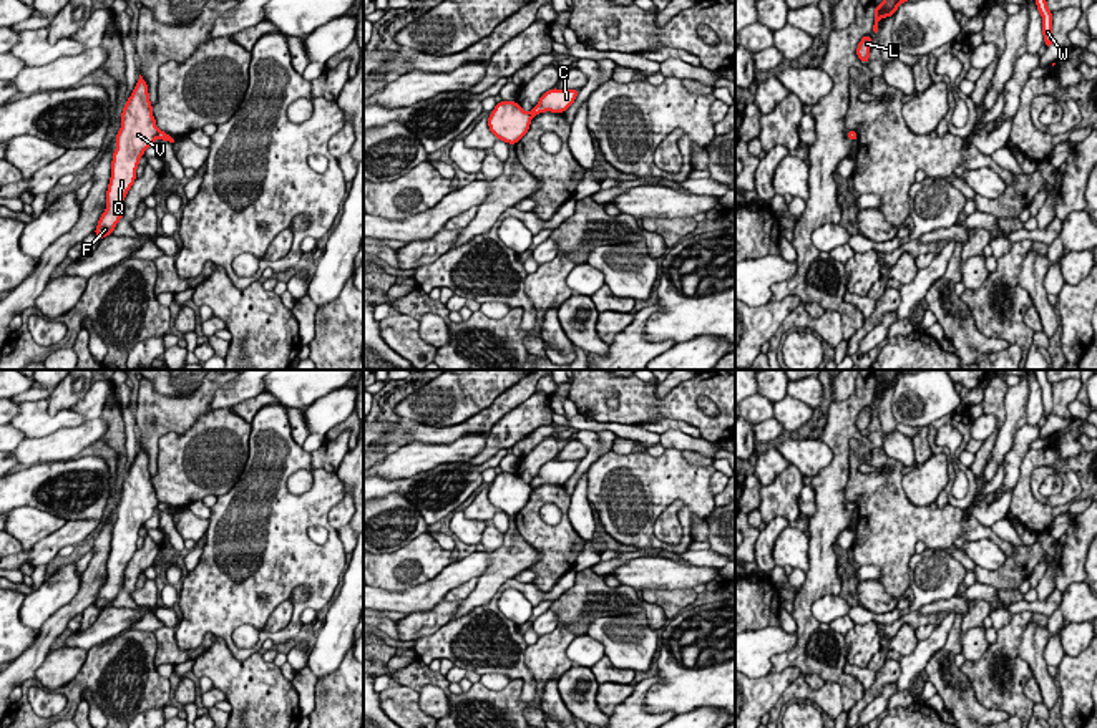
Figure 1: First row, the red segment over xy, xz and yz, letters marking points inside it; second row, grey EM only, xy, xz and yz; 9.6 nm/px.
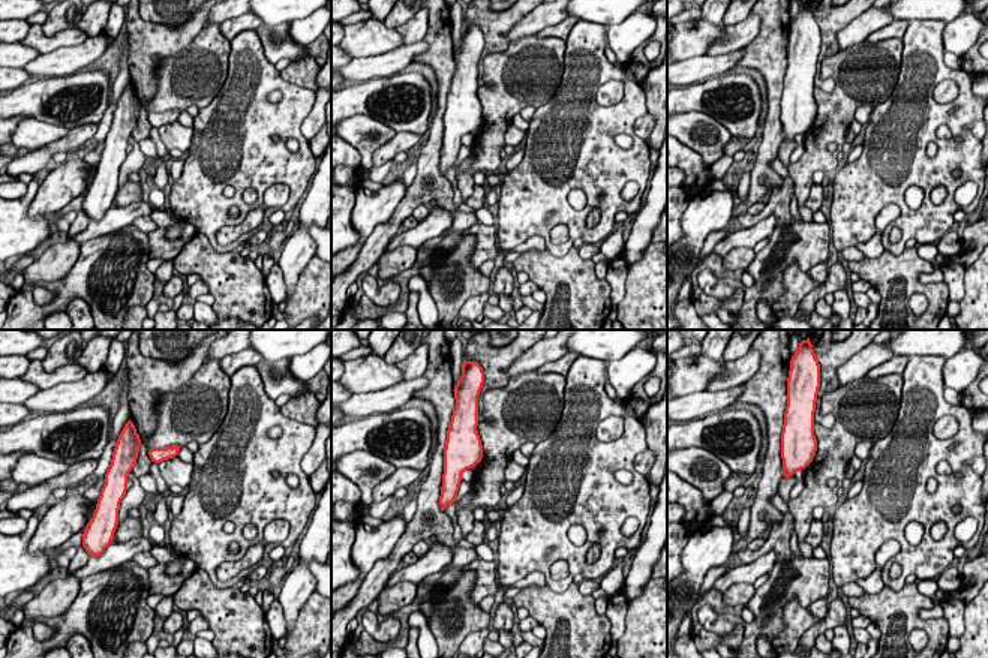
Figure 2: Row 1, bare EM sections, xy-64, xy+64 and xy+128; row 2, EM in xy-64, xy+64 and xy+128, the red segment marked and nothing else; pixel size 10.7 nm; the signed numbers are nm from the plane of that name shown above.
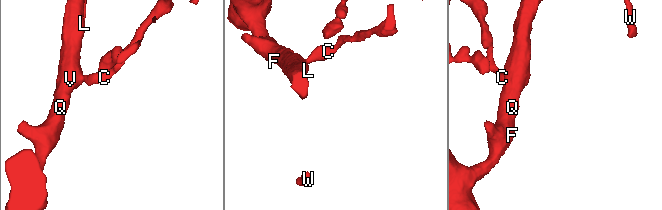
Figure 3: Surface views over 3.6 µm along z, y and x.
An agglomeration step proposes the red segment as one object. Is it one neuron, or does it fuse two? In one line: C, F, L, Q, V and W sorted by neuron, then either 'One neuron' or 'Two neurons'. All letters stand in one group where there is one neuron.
Groups: C / F L Q V W. Two neurons

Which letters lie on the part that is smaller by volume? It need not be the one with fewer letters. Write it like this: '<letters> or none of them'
C

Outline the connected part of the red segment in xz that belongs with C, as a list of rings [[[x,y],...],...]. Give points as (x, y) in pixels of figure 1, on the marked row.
[[[548,90],[538,101],[538,104],[529,111],[531,116],[539,113],[564,113],[579,95],[579,90]]]

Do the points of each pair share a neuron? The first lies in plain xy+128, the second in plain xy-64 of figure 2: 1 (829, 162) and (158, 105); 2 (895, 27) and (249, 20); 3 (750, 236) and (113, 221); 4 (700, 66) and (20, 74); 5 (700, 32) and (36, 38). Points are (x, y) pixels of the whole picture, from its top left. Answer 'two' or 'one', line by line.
1: one
2: one
3: one
4: two
5: one

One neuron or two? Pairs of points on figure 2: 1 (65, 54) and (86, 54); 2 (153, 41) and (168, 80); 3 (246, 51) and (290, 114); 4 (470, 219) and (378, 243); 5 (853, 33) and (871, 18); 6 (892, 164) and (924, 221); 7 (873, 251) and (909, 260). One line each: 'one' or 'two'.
1: one
2: two
3: one
4: two
5: one
6: one
7: two

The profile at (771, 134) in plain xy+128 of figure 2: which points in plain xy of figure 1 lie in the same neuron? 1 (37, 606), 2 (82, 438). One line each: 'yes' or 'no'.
1: no
2: no

